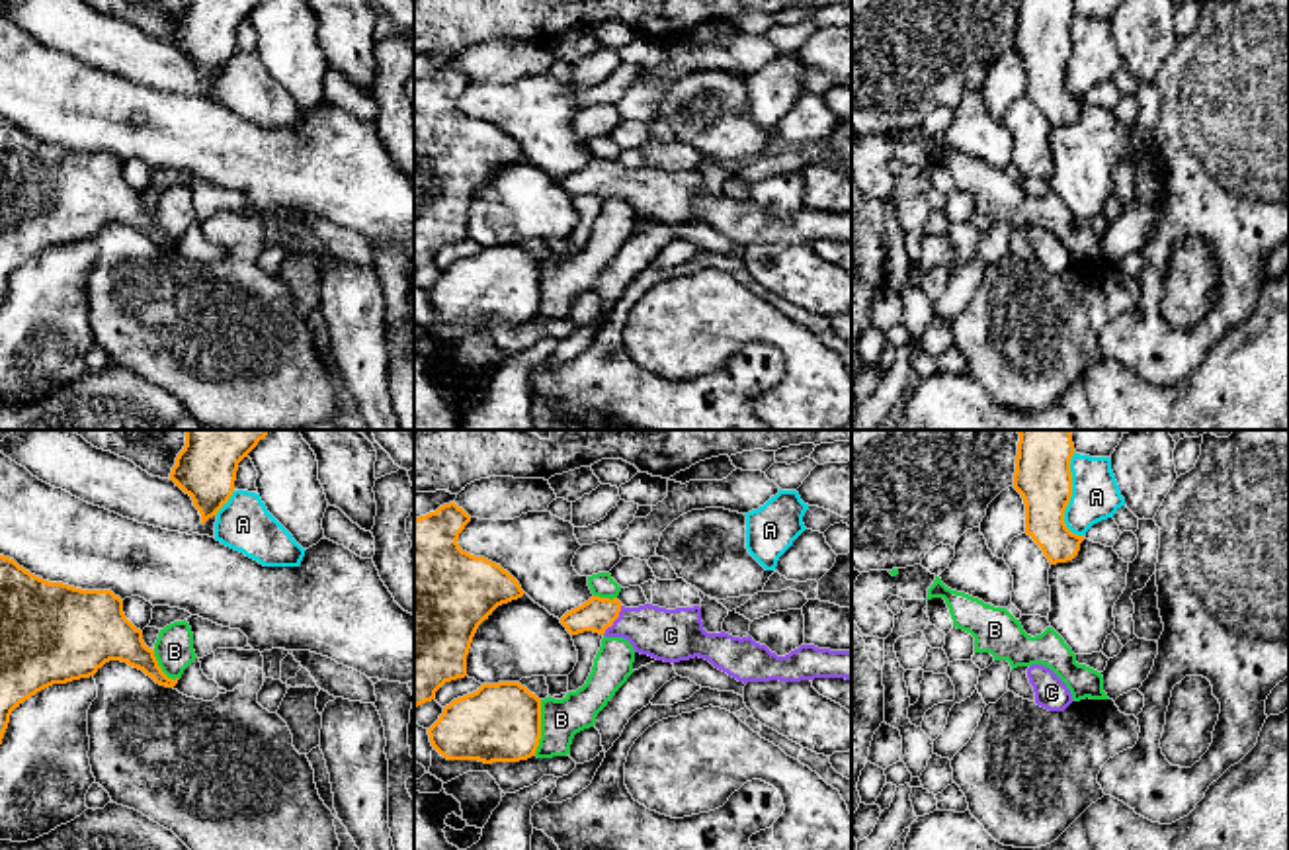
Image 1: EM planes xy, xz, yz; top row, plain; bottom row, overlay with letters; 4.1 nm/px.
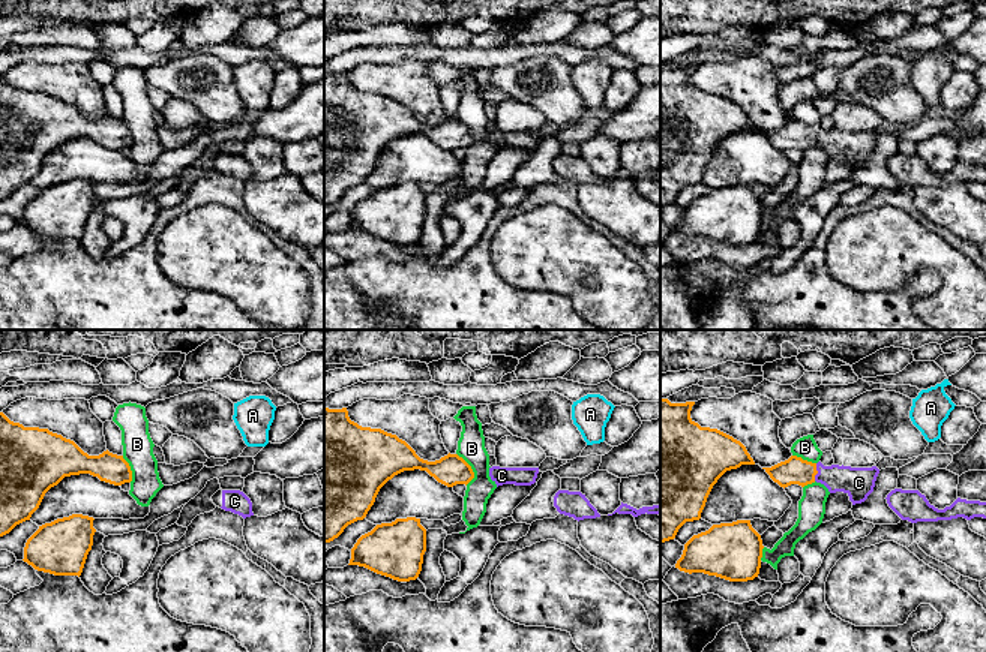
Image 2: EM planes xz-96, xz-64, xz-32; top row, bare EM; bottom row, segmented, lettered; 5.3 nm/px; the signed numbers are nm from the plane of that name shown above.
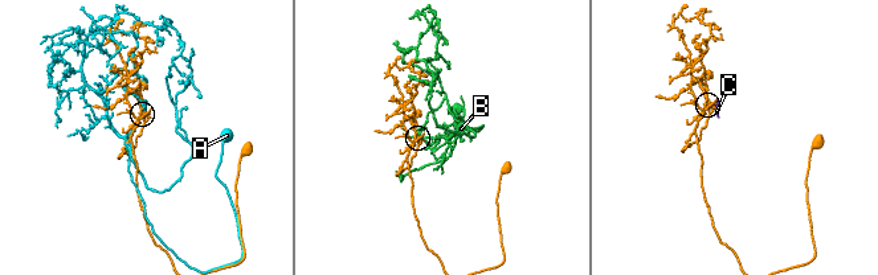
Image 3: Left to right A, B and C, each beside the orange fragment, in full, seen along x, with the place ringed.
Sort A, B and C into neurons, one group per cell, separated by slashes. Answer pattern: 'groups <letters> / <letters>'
groups A / B / C

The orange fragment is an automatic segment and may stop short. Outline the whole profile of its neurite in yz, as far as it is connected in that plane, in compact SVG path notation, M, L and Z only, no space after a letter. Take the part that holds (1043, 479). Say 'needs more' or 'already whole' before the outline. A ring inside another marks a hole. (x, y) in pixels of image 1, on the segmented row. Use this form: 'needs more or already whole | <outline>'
already whole | M1018 430L1014 489L1025 504L1025 533L1041 547L1051 565L1072 561L1084 535L1064 524L1072 496L1070 430Z

